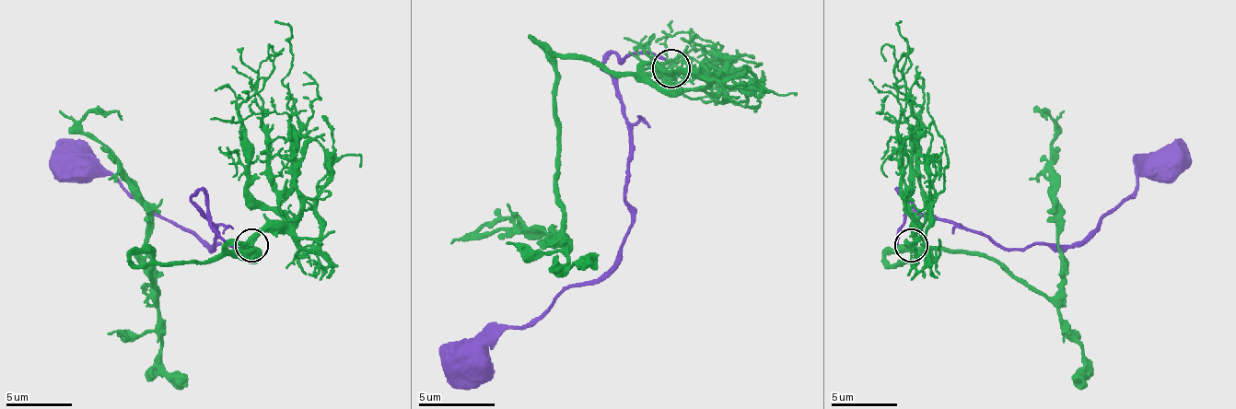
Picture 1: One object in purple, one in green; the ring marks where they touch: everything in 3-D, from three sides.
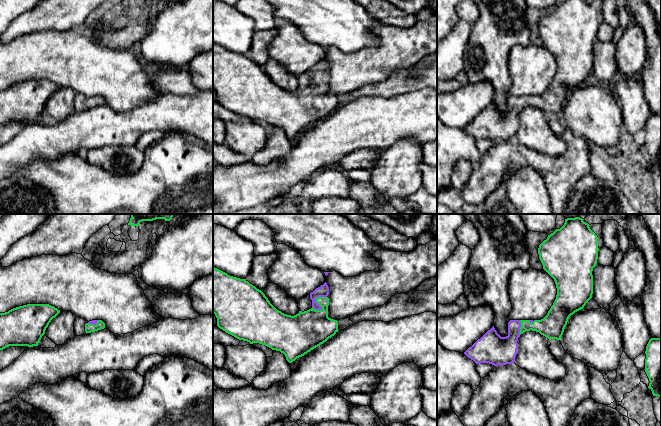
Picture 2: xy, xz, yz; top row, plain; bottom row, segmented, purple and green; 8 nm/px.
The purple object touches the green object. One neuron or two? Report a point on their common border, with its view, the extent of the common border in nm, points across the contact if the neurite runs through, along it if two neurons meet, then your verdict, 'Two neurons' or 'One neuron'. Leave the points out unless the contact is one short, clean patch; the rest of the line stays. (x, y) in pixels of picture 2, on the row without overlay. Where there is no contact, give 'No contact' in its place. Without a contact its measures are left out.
Touches purple at xz (317, 79). Shared border 160 nm. Path across: xz (322, 67), (317, 79), (319, 89), (306, 106). One neuron

